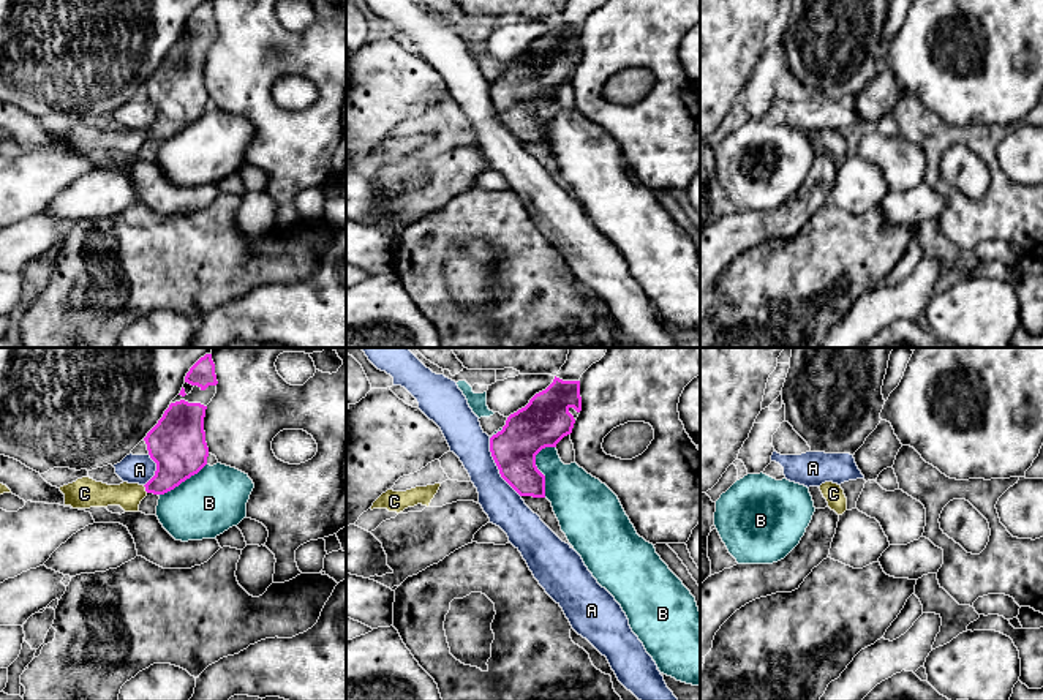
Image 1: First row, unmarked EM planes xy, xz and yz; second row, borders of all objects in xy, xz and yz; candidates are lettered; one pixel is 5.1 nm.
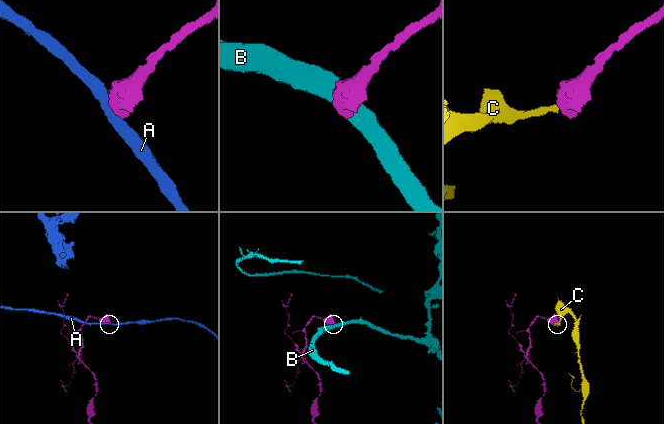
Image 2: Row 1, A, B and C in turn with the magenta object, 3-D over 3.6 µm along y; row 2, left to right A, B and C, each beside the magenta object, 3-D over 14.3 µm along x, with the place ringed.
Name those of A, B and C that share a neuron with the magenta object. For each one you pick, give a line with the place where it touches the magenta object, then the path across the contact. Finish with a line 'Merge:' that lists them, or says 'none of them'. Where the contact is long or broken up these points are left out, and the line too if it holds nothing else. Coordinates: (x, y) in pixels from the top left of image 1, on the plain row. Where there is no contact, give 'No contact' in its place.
C: Touches magenta at xy (146, 135). Path across: xy (179, 98), (176, 108), (146, 135), (128, 143)
Merge: C

